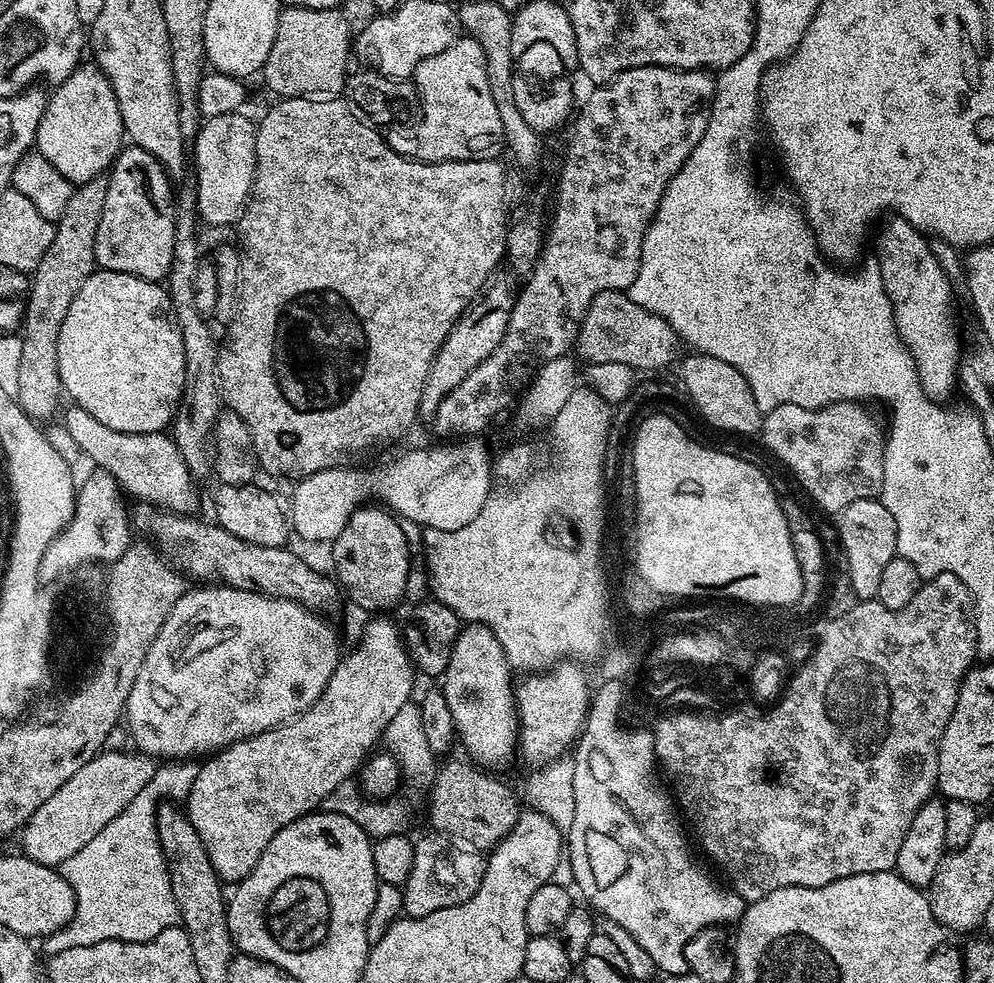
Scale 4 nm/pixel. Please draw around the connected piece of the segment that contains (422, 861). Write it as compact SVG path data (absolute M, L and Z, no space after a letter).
M433 831L431 835L415 841L414 866L410 878L402 885L404 912L412 918L464 904L474 890L478 890L484 877L486 860L477 849L467 847L455 836L446 836L443 832Z

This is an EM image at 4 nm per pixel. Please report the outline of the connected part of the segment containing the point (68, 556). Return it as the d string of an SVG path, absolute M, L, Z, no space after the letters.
M92 470L92 473L84 480L84 485L79 485L76 494L76 509L72 511L72 516L64 526L64 531L59 532L54 540L46 548L44 557L43 573L48 577L55 572L65 573L73 567L75 560L81 560L81 565L91 565L91 560L101 560L104 566L110 566L118 558L122 558L124 551L133 543L133 525L130 523L130 512L124 509L125 497L118 481L110 473L103 470Z

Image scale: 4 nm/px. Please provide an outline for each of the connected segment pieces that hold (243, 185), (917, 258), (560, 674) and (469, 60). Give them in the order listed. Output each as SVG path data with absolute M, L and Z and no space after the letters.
M243 111L218 114L201 123L194 137L196 143L196 211L199 219L208 224L232 224L239 221L244 205L252 194L252 182L256 178L256 124L243 116Z
M893 215L876 236L874 266L882 274L882 286L892 303L898 334L914 358L920 388L931 400L944 402L958 385L962 347L952 316L952 284L940 265L941 257L924 240L925 233Z
M561 662L554 668L541 670L535 674L525 675L524 681L515 685L516 712L519 716L518 752L524 760L533 766L543 766L563 757L564 751L575 745L584 730L584 721L588 719L590 707L590 688L588 692L588 676L581 665L576 662Z
M467 34L461 35L442 54L434 54L434 58L426 58L426 62L418 62L414 73L416 80L416 92L420 95L420 125L416 128L416 140L420 143L419 159L425 162L435 162L438 160L494 160L501 154L500 148L504 144L504 131L502 130L502 118L498 118L498 109L494 106L494 97L490 94L490 81L486 78L486 54L482 54L482 46L474 42Z

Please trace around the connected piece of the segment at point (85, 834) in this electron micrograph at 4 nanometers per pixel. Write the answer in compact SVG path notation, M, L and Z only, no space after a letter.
M139 750L101 751L99 756L86 762L86 766L82 766L74 778L58 786L58 790L54 790L54 794L50 794L50 798L38 806L38 810L34 810L18 836L24 847L21 848L23 855L49 866L66 862L66 858L78 854L78 850L82 850L82 846L86 846L86 842L90 842L90 838L94 838L94 834L98 834L106 822L122 814L122 810L126 810L126 806L138 798L142 786L154 778L157 767L153 757L145 756Z

